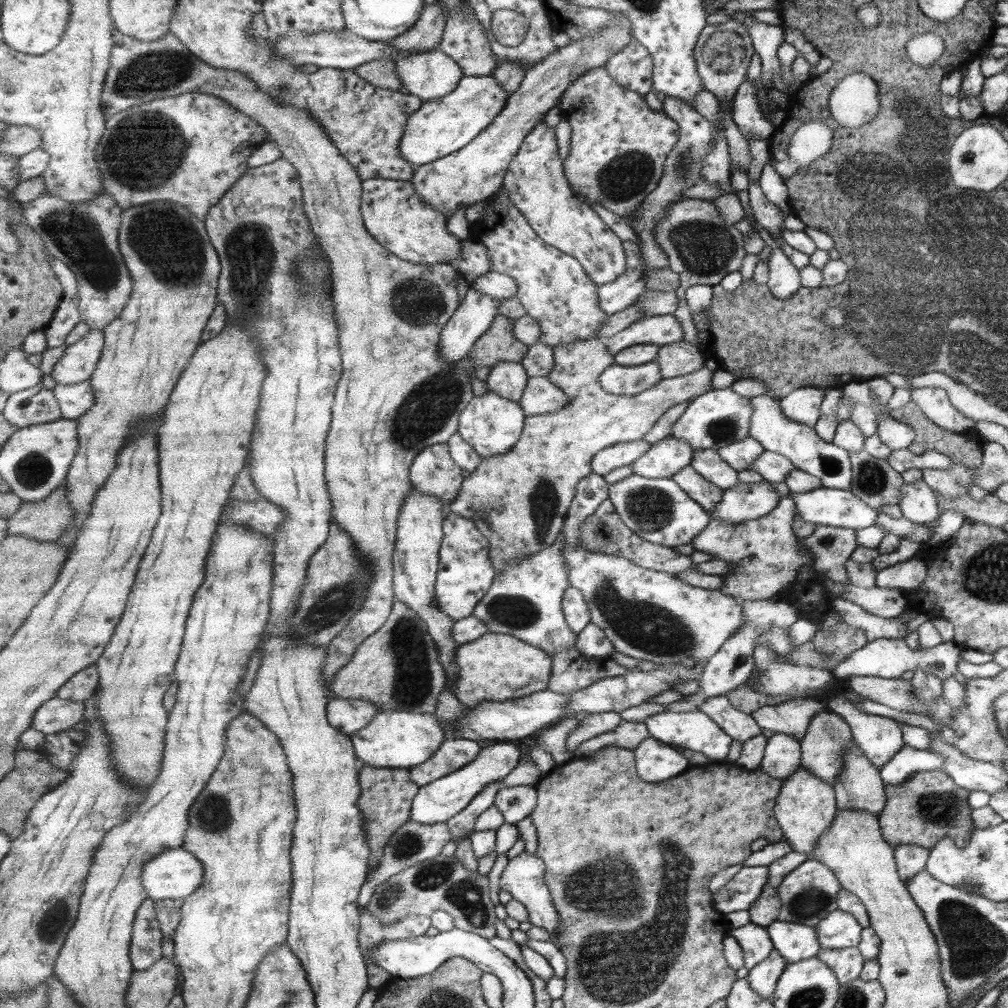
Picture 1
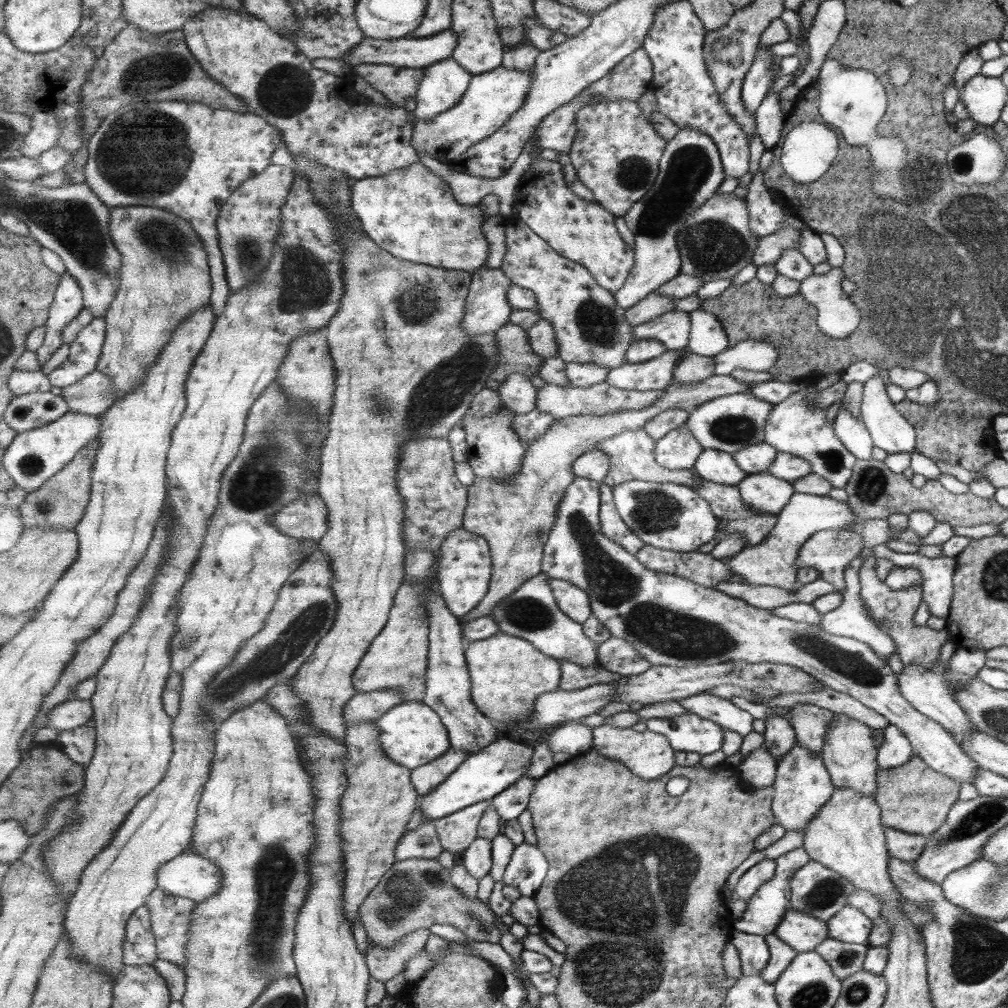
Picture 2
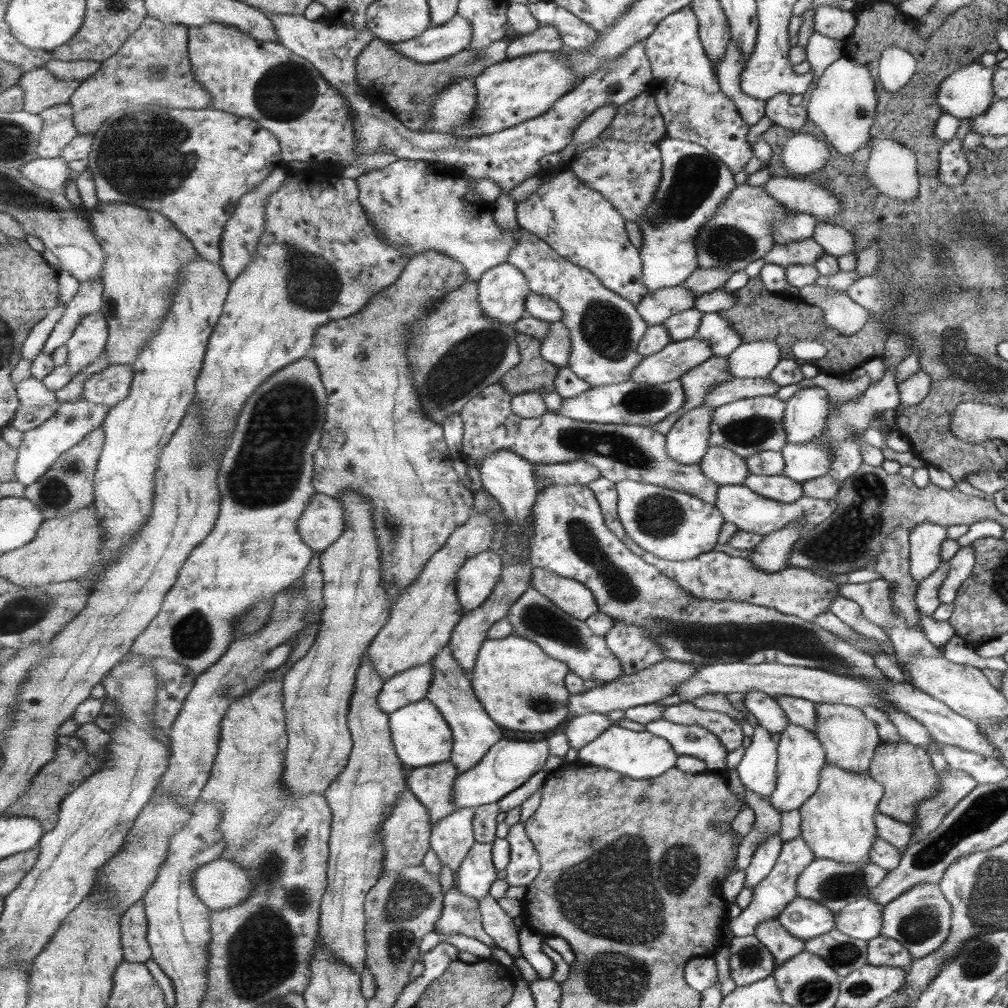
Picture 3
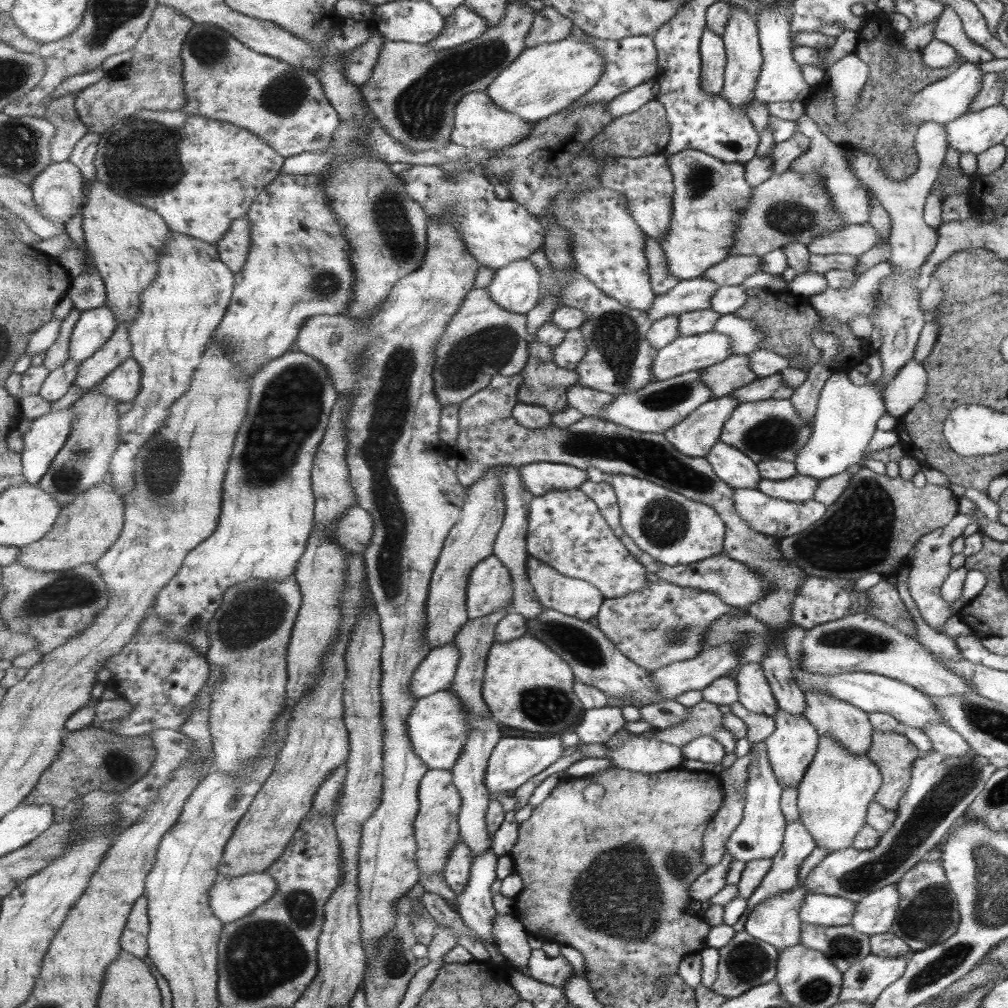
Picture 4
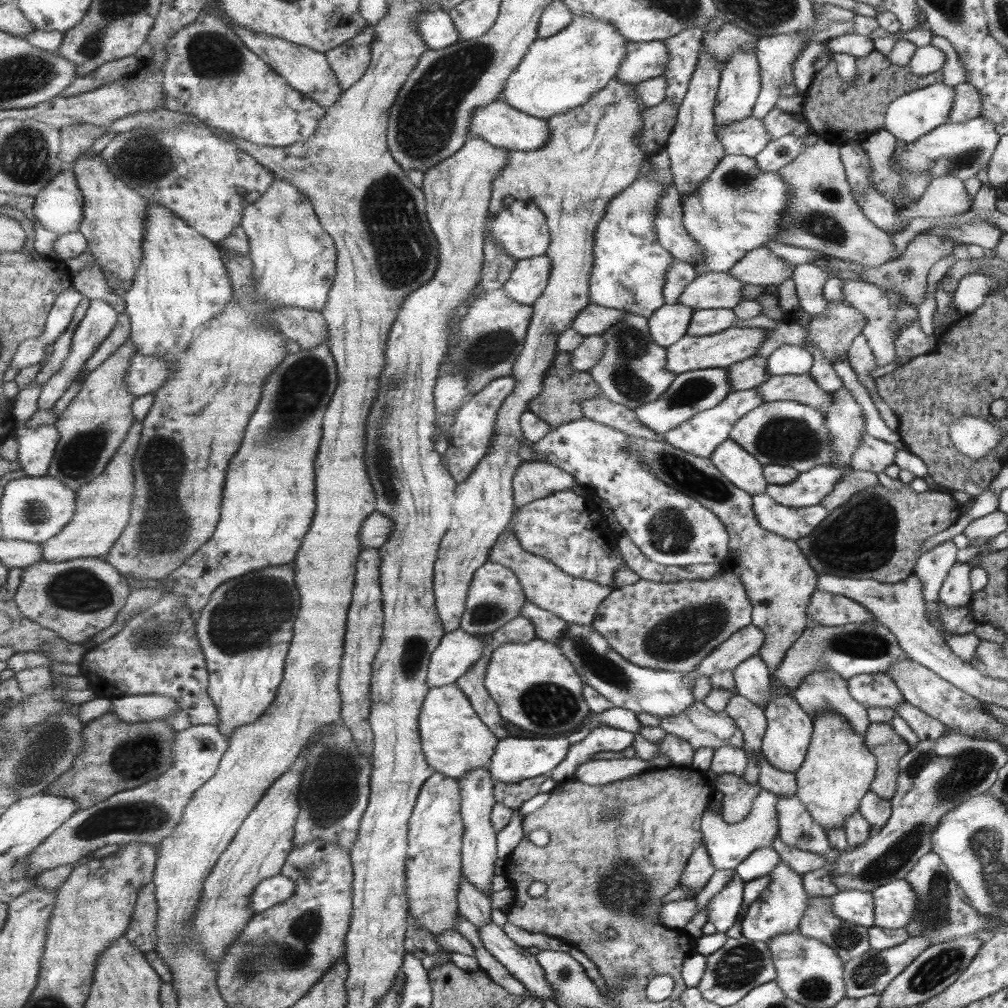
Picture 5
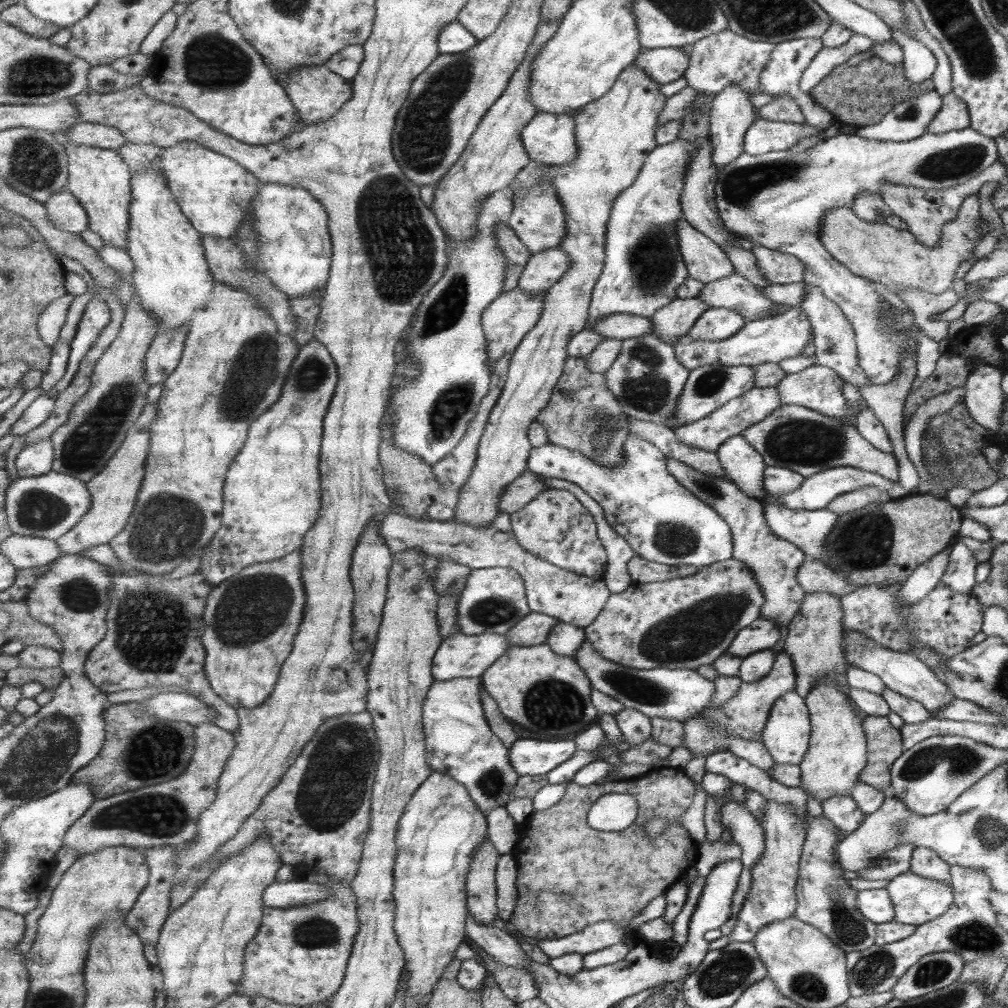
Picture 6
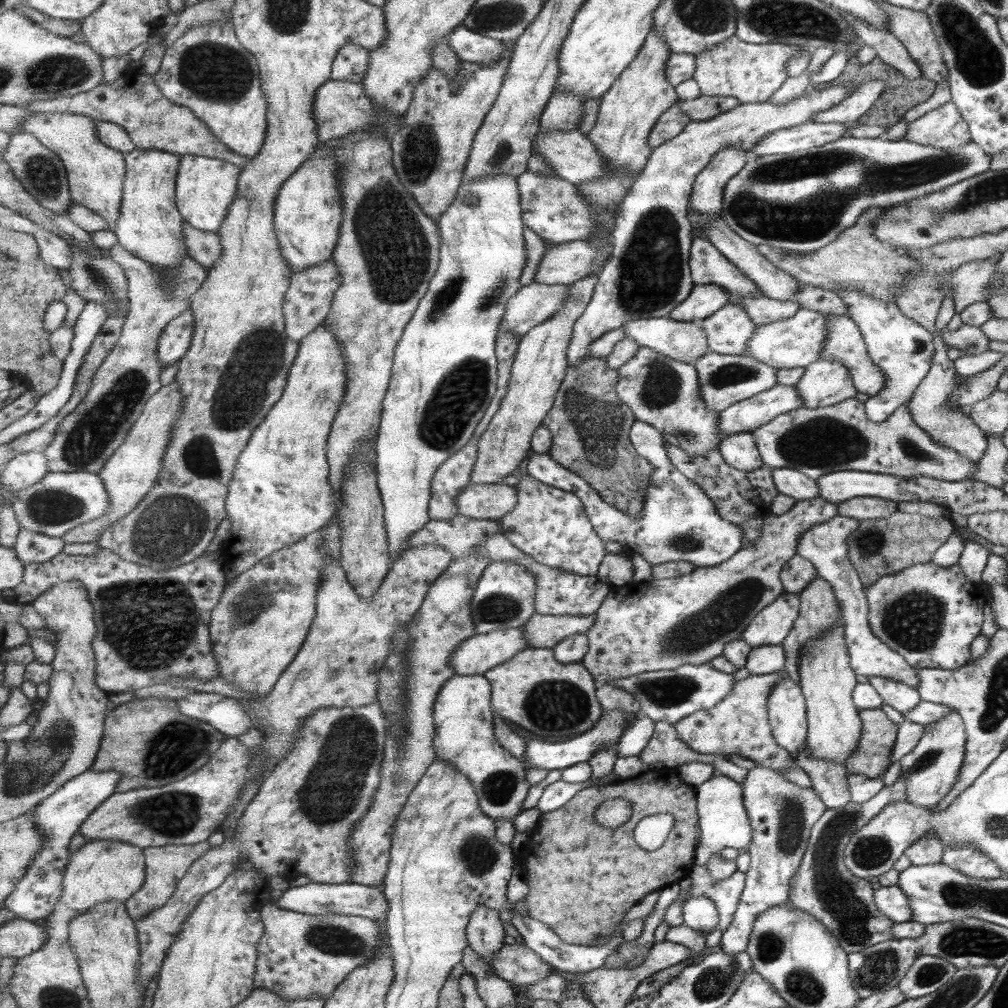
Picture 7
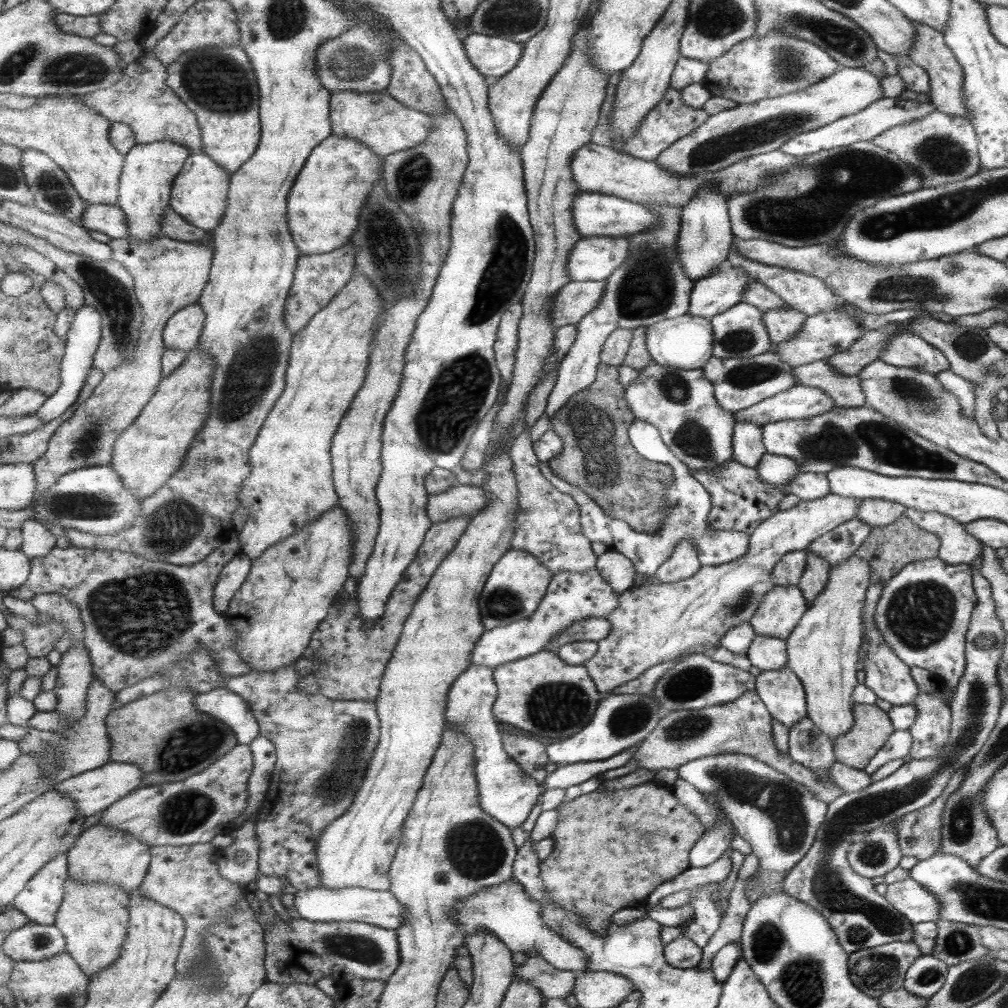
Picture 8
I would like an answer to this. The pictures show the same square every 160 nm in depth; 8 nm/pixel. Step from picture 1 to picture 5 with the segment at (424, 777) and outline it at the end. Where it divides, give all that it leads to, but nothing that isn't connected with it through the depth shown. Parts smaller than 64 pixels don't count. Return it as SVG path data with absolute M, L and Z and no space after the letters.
M436 772L423 785L410 818L410 847L406 860L410 912L421 927L437 937L447 929L453 929L460 914L458 896L462 880L463 837L466 834L462 798L460 782Z

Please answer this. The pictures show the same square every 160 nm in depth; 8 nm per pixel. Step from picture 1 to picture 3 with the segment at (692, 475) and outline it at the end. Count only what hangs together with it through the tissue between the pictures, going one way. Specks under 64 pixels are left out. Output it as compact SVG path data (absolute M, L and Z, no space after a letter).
M745 484L718 486L717 504L714 505L727 522L736 524L740 530L757 533L761 536L769 534L774 530L781 530L784 524L795 521L795 519L801 519L801 517L803 517L805 528L815 527L816 524L825 520L827 516L833 514L835 508L837 508L835 498L820 500L802 496L800 499L795 500L795 502L779 504L775 500L765 499L759 496L759 494L755 494L755 491Z

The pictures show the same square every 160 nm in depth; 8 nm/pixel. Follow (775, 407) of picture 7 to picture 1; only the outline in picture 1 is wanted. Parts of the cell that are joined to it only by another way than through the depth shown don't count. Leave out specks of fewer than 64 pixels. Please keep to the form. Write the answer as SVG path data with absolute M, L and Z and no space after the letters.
M667 437L641 455L631 468L635 476L657 480L673 479L679 471L690 466L695 449L679 437Z

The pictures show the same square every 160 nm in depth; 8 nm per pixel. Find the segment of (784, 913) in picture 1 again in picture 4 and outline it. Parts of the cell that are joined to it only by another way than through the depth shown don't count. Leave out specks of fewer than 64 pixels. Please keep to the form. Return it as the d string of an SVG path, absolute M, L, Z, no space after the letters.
M937 751L919 752L919 756L912 760L909 784L898 800L895 820L880 834L877 844L867 850L849 847L828 852L805 877L803 888L809 893L838 896L855 904L867 893L895 884L907 870L924 860L924 856L940 844L948 828L964 814L995 769L979 755L950 757Z

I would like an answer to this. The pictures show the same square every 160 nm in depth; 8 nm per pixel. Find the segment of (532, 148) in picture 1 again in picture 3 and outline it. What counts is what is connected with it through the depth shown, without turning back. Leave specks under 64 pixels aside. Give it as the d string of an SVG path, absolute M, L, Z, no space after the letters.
M572 168L552 176L529 198L518 201L516 209L521 228L547 241L560 255L567 257L567 260L594 272L607 288L635 305L646 298L649 292L644 283L642 252L631 242L630 235L627 234L626 218L602 192L584 183Z

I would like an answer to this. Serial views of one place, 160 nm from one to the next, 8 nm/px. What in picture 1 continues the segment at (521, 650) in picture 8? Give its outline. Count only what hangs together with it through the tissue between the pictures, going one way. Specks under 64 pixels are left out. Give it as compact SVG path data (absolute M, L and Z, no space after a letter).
M333 697L328 702L328 719L339 732L352 736L379 714L374 702Z

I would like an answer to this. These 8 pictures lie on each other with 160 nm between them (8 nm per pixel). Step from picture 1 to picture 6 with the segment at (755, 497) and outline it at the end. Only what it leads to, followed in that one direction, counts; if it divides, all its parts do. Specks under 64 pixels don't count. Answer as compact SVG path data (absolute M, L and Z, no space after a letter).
M834 467L827 468L823 471L818 471L815 475L811 475L807 478L803 478L803 484L798 490L788 492L785 495L773 495L778 499L779 505L784 508L797 511L804 510L822 510L827 507L827 504L831 503L831 500L835 497L845 494L845 492L851 492L863 487L875 487L879 490L886 491L888 488L893 487L893 482L881 478L873 472L866 472L861 469L851 467Z

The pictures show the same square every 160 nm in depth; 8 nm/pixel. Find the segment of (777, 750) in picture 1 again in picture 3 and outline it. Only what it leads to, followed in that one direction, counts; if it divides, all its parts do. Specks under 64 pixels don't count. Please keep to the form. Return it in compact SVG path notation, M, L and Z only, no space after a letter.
M746 692L744 704L755 717L757 724L765 728L773 738L776 738L789 723L774 697L767 696L764 692Z

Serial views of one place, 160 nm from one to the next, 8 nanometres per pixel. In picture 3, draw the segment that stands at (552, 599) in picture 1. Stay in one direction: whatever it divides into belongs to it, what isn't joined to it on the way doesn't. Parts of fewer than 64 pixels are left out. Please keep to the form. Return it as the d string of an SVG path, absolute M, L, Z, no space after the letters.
M534 586L511 607L507 618L514 626L515 634L540 644L549 656L568 664L570 670L581 678L609 683L626 674L622 662L615 656L604 636L595 633L586 621L579 620L559 608Z

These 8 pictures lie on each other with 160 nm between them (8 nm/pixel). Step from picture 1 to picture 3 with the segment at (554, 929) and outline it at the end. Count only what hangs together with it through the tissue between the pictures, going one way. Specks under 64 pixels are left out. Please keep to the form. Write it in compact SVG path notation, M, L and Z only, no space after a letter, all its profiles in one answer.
M518 821L512 827L508 837L511 860L505 870L505 878L510 886L528 887L542 870L541 857L534 841L526 833L526 823Z

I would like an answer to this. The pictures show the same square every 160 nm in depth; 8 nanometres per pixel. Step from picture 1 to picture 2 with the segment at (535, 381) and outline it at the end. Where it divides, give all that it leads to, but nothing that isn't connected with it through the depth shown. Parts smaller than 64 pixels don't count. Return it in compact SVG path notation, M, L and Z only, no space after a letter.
M607 381L589 388L574 387L570 384L561 386L546 382L546 385L541 390L538 390L537 409L557 418L587 415L607 416L608 414L617 414L624 410L641 410L646 408L646 406L652 406L652 404L658 402L664 392L666 392L665 389L662 391L627 390L610 385Z

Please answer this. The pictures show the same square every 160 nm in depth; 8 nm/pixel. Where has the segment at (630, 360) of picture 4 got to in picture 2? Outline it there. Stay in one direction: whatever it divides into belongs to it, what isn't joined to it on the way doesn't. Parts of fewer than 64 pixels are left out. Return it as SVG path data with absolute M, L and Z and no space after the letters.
M516 215L507 216L507 252L502 269L514 284L532 290L538 298L538 310L543 319L553 324L557 340L560 344L559 356L567 362L594 362L613 370L627 363L627 351L634 343L634 328L626 317L626 308L623 308L614 293L603 285L591 274L588 268L578 261L571 260L557 252L551 245L533 229L525 224Z

